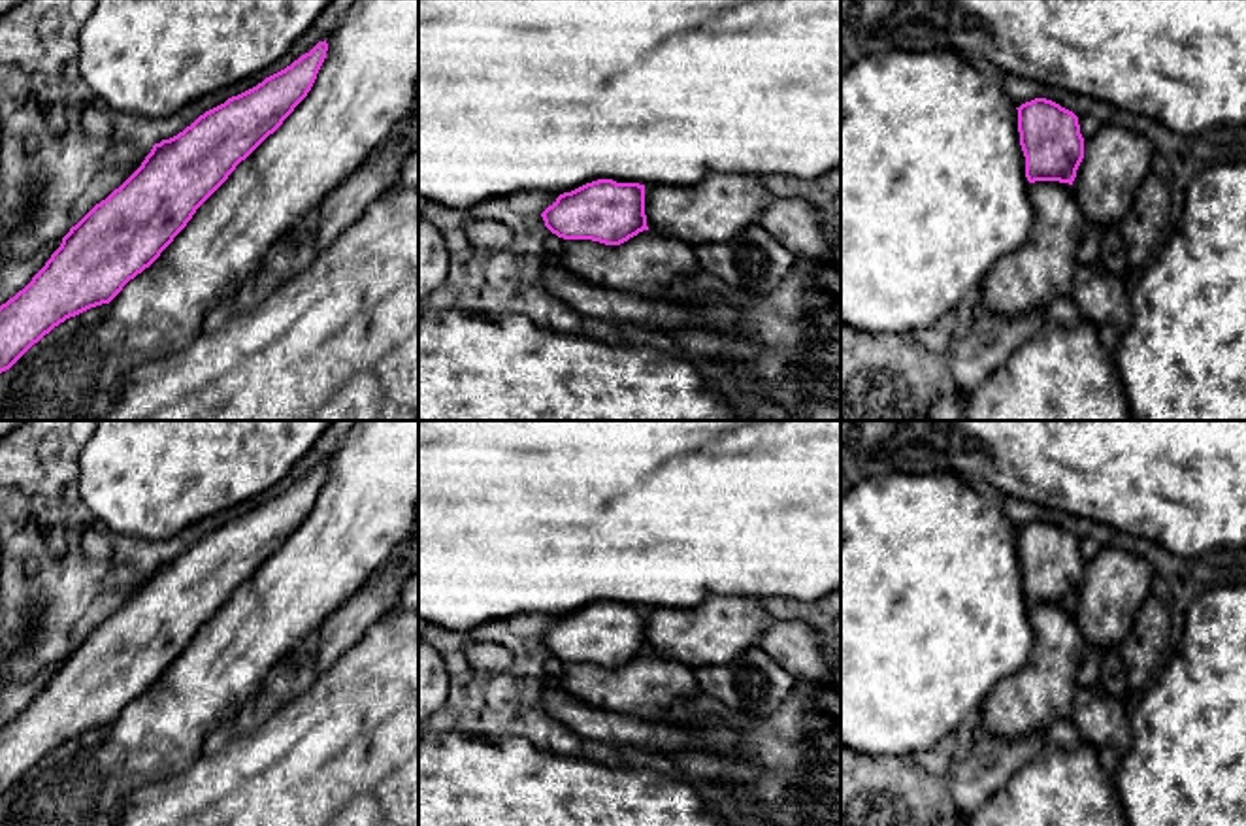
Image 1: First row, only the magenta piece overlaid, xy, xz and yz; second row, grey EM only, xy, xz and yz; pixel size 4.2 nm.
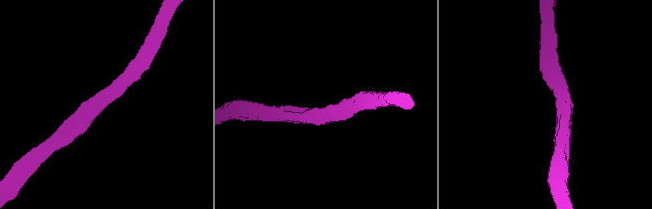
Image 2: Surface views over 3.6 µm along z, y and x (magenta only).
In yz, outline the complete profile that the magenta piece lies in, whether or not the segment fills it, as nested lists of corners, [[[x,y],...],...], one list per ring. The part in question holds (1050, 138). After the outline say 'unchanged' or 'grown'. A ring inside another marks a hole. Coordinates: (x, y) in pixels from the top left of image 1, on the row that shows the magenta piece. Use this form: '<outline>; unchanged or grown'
[[[1035,98],[1016,109],[1027,181],[1073,185],[1084,158],[1078,117],[1046,98]]]; unchanged

